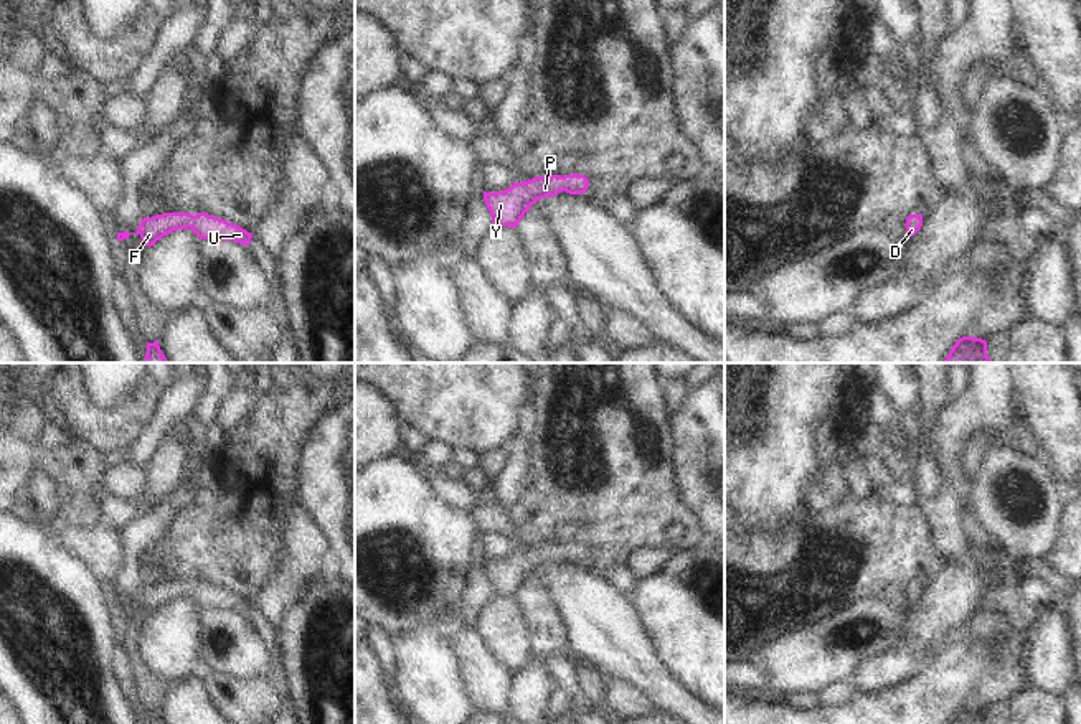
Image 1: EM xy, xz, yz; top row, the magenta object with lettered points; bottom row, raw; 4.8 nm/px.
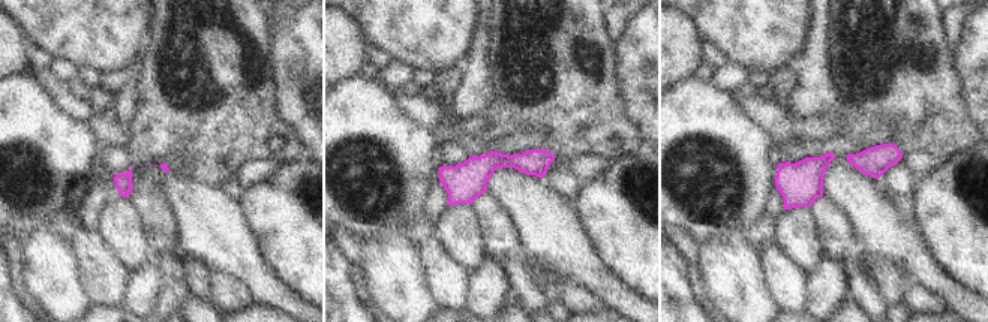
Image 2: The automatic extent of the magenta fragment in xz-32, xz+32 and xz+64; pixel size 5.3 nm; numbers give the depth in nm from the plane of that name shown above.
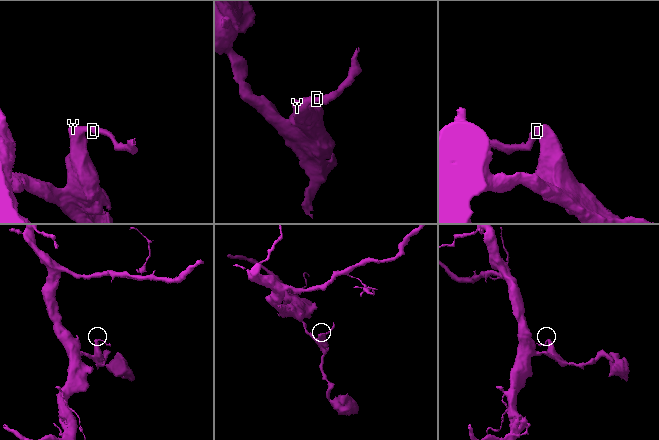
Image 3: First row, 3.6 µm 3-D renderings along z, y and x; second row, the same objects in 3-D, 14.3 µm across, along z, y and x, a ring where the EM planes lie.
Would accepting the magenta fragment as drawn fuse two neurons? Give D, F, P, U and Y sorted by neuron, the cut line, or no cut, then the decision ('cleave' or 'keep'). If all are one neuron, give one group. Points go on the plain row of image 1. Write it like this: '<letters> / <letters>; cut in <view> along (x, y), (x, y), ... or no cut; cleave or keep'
D F P U Y; no cut; keep

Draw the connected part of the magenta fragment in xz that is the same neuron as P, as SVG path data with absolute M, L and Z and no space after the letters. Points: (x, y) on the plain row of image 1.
M543 544L522 552L513 551L503 561L484 561L484 569L493 594L517 597L530 576L538 569L556 566L561 561L581 564L588 556L589 549L584 544Z

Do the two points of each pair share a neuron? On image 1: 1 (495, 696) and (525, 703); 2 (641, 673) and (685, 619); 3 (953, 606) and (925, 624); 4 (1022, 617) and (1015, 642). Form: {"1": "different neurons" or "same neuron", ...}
{"1": "different neurons", "2": "different neurons", "3": "same neuron", "4": "same neuron"}

